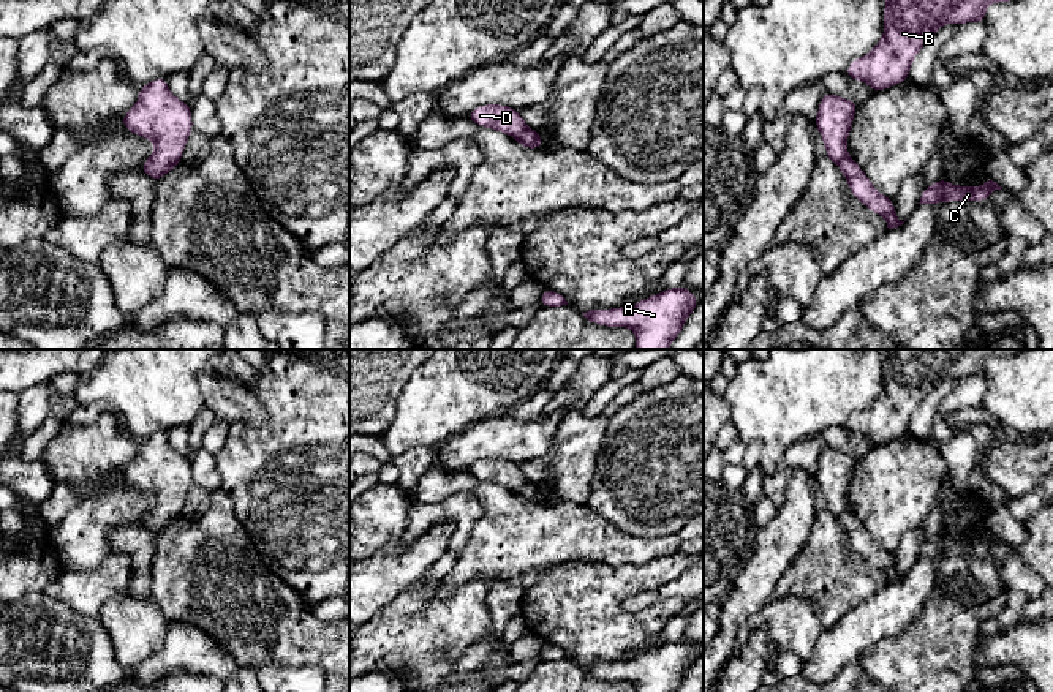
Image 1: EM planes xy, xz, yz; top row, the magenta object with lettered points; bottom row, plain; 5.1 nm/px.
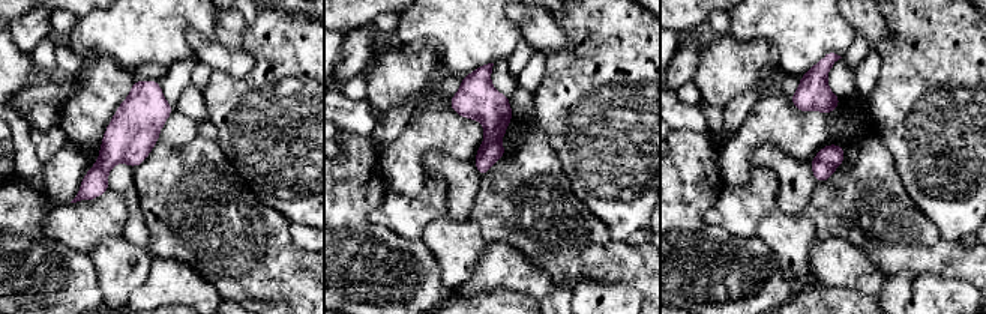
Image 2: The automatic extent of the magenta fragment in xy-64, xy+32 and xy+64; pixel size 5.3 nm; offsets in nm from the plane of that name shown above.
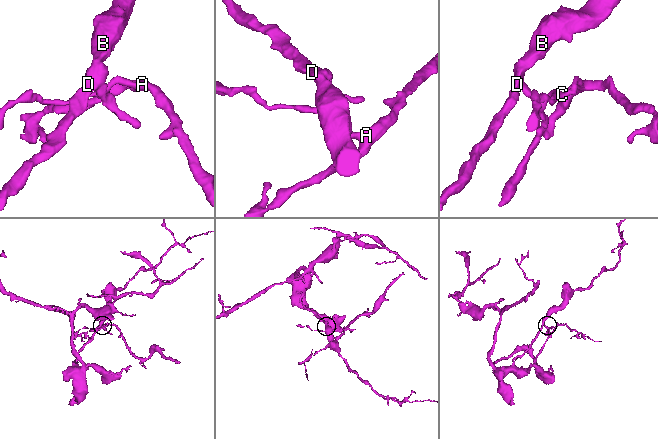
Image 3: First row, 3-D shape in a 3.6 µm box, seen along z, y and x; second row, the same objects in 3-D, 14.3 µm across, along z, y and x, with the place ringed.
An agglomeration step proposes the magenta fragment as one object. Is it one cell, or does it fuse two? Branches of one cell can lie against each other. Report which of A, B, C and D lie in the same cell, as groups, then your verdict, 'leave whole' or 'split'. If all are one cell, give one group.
groups A C / B D; split

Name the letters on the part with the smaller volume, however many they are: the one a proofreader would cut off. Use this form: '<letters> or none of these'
A, C

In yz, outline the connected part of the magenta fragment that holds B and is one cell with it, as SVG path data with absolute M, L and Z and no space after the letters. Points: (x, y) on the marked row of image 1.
M885 0L884 35L873 51L851 62L846 70L849 79L866 82L873 93L908 81L911 63L927 41L945 24L985 24L985 8L990 3L1010 0Z

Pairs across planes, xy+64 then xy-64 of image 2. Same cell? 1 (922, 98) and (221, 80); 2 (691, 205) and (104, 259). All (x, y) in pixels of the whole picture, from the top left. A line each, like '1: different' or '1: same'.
1: same
2: different

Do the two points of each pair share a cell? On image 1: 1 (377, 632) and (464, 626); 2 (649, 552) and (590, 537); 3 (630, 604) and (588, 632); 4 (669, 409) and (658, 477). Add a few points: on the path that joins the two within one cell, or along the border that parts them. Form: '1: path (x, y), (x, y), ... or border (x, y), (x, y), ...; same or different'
1: path (399, 631), (441, 628); same
2: path (634, 550), (604, 544); same
3: border (655, 588), (634, 593), (623, 602), (623, 609); different
4: path (669, 427), (669, 455), (664, 460); same

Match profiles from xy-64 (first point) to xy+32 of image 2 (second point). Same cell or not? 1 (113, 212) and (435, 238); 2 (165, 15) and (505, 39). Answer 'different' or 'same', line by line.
1: different
2: same

